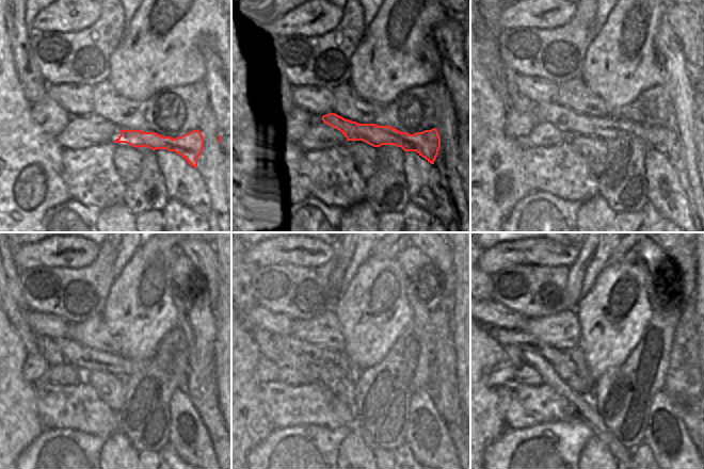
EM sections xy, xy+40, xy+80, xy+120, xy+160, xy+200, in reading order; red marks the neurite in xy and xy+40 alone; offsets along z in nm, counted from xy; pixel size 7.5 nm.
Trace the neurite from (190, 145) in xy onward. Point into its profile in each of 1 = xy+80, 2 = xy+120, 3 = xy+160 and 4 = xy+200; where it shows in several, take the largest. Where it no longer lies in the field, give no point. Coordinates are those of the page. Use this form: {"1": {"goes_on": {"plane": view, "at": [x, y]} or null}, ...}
{"1": {"goes_on": {"plane": "xy+80", "at": [564, 118]}}, "2": {"goes_on": {"plane": "xy+120", "at": [84, 358]}}, "3": {"goes_on": {"plane": "xy+160", "at": [315, 355]}}, "4": {"goes_on": {"plane": "xy+200", "at": [523, 340]}}}

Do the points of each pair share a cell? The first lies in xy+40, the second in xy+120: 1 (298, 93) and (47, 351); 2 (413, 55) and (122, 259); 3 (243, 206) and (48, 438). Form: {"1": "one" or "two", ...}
{"1": "two", "2": "two", "3": "two"}

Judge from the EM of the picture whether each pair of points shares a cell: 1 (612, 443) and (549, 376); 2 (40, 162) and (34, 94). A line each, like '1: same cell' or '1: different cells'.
1: same cell
2: different cells

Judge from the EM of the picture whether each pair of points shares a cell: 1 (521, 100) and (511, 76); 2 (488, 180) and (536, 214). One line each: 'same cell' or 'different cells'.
1: same cell
2: different cells

